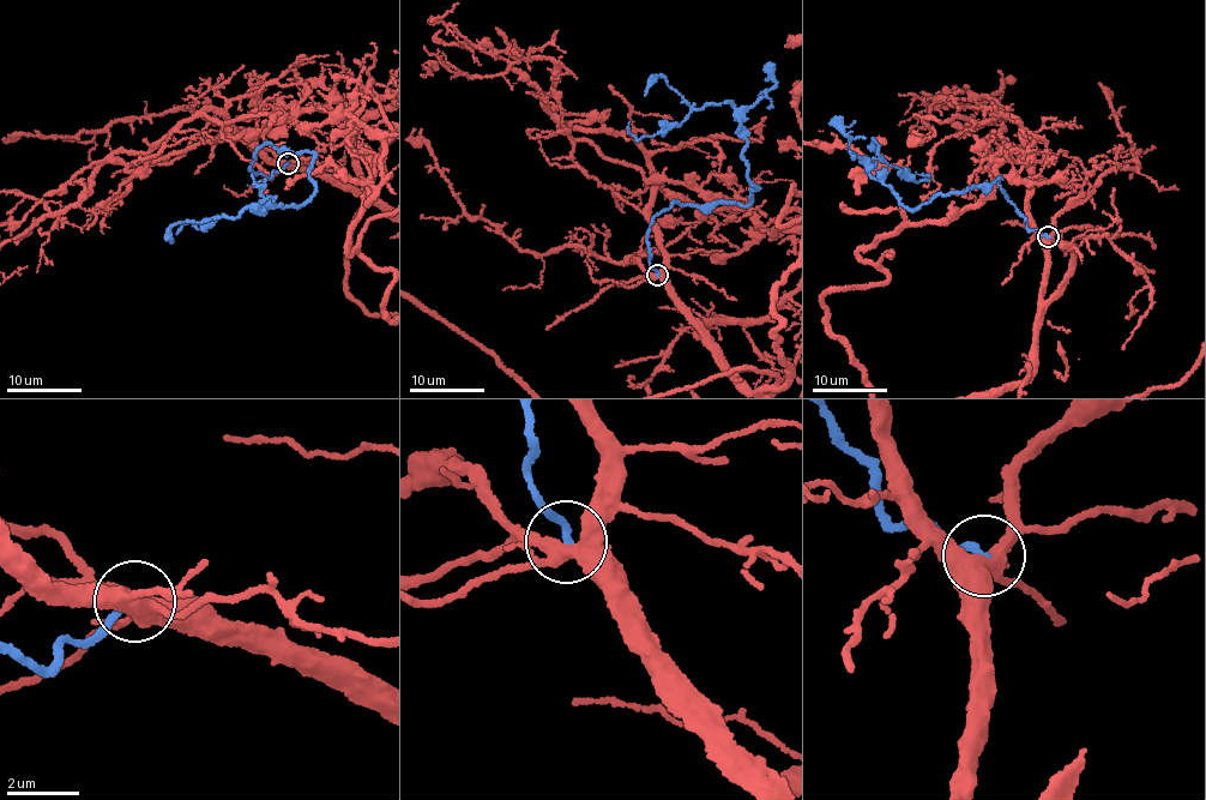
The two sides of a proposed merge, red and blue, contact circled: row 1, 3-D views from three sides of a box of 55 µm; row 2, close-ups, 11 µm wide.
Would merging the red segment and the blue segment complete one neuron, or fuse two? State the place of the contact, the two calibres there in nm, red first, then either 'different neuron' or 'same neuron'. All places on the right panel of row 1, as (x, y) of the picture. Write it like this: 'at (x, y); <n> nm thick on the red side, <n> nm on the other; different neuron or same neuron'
at (1048, 236); 400 nm thick on the red side, 240 nm on the other; different neuron

